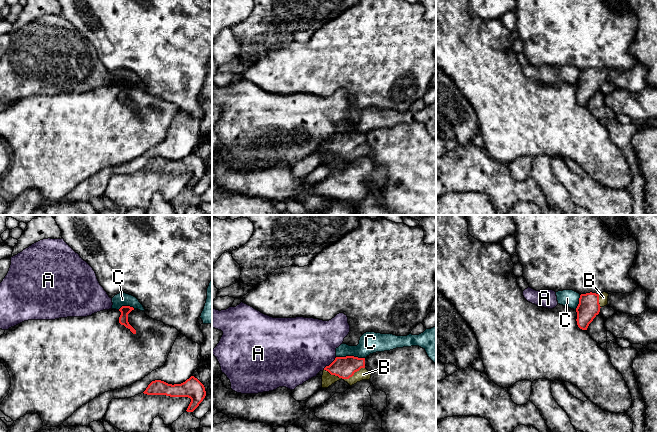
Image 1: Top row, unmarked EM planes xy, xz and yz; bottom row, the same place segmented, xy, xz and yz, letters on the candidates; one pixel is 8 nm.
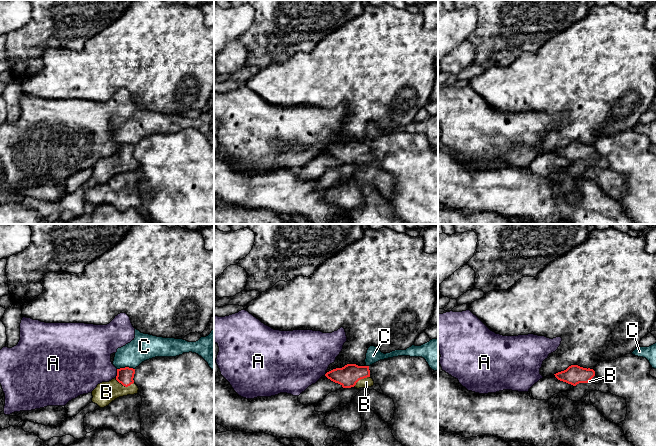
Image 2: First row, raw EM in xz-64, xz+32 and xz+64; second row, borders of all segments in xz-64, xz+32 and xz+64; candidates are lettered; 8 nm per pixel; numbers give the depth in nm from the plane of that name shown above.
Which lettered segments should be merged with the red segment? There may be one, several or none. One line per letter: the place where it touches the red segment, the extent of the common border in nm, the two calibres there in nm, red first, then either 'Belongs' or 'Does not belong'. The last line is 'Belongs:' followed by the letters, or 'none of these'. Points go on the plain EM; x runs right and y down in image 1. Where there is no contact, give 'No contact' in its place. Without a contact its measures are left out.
A: Touches red at xz (330, 140). Shared border 150 nm. Thickness 180 nm (red) against 460 nm. Does not belong
B: Touches red at xz (344, 154). Shared border 320 nm. Thickness 180 nm (red) against 100 nm. Belongs
C: Touches red at xz (350, 132). Shared border 240 nm. Thickness 180 nm (red) against 180 nm. Does not belong
Belongs: B

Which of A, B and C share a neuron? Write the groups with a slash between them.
A C / B

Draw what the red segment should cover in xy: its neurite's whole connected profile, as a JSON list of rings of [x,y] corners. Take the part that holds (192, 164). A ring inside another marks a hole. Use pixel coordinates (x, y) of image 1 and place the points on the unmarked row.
[[[194,152],[181,160],[168,160],[161,156],[152,157],[143,168],[147,171],[166,171],[170,173],[188,173],[191,178],[187,188],[193,188],[206,172],[204,161]]]

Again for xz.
[[[336,133],[323,146],[322,164],[328,164],[339,156],[344,156],[352,162],[362,156],[370,156],[370,154],[371,149],[365,144],[365,134]]]

